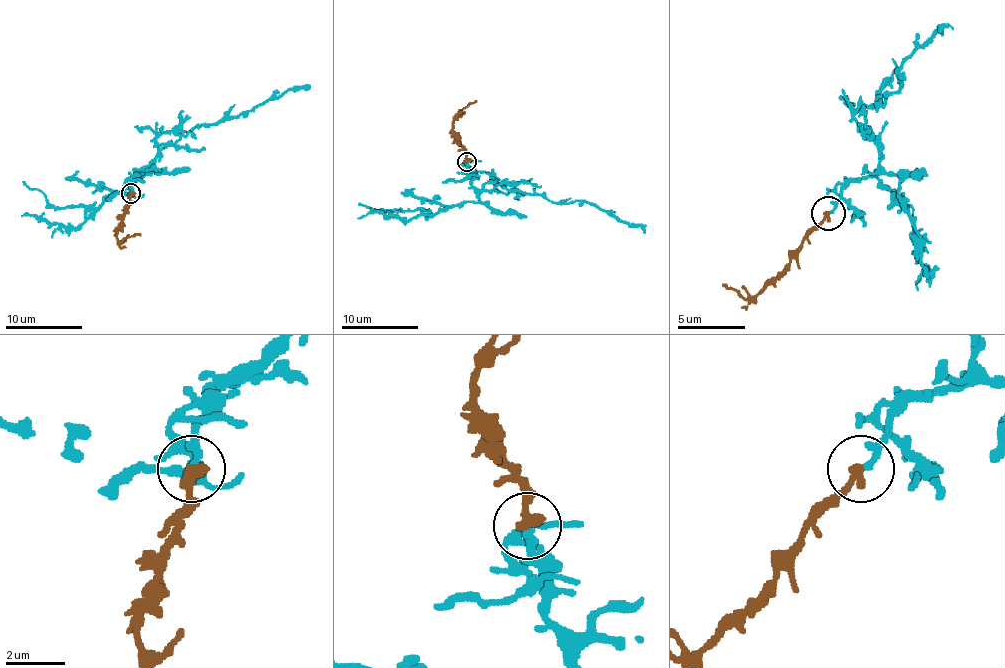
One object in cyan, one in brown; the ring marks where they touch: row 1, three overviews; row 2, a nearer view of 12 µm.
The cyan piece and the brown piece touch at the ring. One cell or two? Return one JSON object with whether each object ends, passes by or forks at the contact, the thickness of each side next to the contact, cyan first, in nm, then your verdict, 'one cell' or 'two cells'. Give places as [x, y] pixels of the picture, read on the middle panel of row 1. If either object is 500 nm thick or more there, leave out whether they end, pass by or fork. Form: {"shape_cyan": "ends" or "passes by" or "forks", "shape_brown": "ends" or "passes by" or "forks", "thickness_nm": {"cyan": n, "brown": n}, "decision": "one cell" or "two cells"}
{"shape_cyan": "ends", "shape_brown": "ends", "thickness_nm": {"cyan": 240, "brown": 400}, "decision": "one cell"}

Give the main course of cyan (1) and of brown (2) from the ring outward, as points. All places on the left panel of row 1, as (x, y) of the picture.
1: (131, 193), (131, 180), (156, 153), (164, 132), (189, 132), (237, 118), (289, 89), (308, 88)
2: (131, 193), (117, 238), (140, 236)

